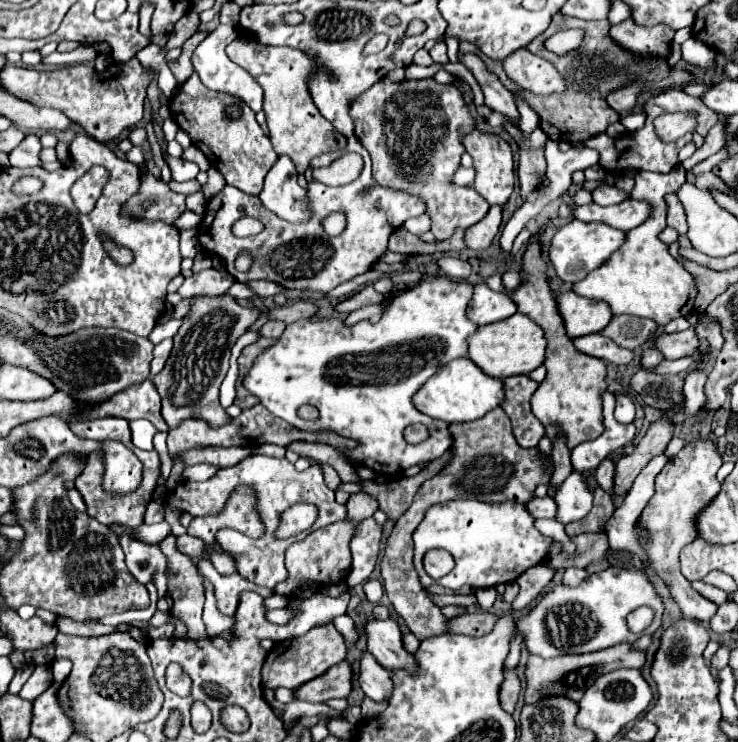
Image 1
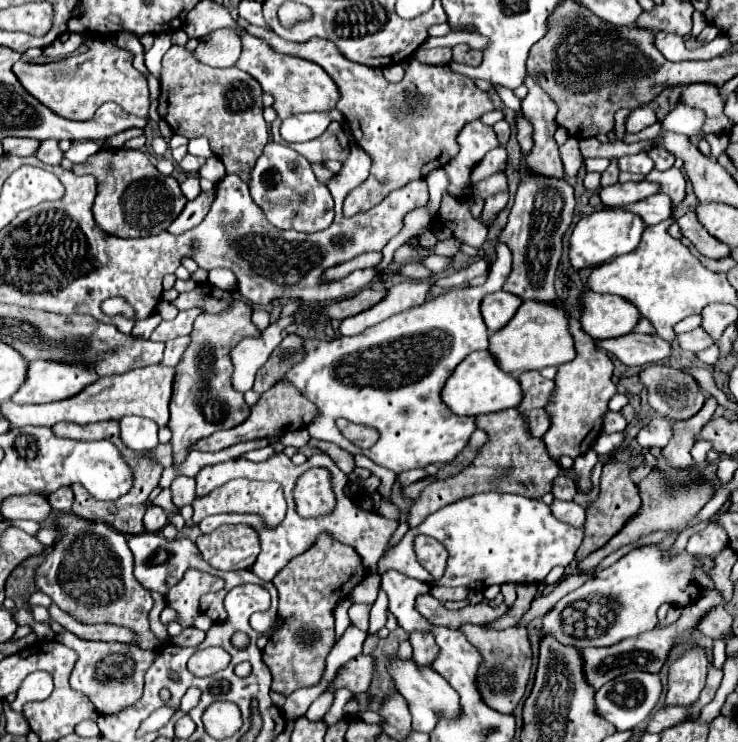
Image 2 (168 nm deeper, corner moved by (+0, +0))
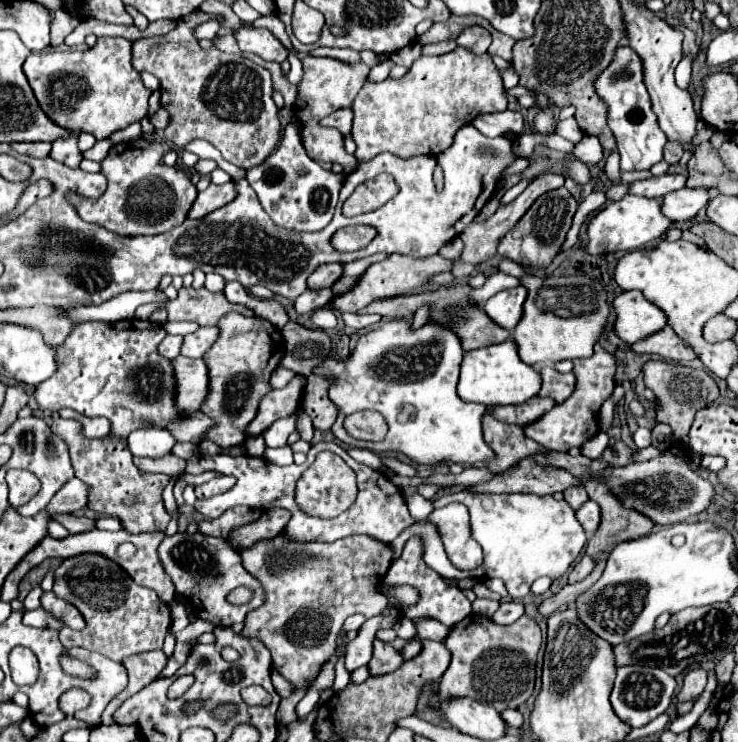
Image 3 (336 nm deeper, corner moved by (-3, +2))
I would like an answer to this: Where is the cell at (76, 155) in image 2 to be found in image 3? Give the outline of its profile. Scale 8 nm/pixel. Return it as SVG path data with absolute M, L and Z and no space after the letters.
M109 139L97 141L95 145L83 152L83 158L100 163L108 154L112 144Z

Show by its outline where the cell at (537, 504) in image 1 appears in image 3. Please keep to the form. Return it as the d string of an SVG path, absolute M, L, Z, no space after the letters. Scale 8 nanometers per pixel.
M589 500L585 502L579 510L577 510L577 520L581 522L581 526L585 528L587 536L595 534L595 530L599 528L599 522L601 522L601 508L597 502Z

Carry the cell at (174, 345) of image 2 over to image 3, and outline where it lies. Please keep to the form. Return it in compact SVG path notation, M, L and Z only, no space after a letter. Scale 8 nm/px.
M217 326L199 328L197 332L185 336L181 354L183 354L183 356L191 356L191 358L201 358L201 356L207 352L207 348L209 348L217 338L219 338L219 328L217 328Z

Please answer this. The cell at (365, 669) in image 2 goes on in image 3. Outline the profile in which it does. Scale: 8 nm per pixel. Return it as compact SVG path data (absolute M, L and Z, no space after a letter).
M375 640L373 642L373 658L369 662L371 674L379 676L379 674L389 674L393 670L397 670L403 664L403 656L399 650L395 650L391 644Z

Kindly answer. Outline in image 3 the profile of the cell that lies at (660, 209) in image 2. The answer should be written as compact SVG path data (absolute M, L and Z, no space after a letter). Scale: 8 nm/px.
M681 188L663 196L663 212L675 222L687 222L711 200L709 188Z

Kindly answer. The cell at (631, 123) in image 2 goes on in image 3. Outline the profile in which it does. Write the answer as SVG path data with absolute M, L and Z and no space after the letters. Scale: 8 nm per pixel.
M619 46L613 62L595 78L595 92L607 104L607 126L617 140L617 152L621 156L622 171L649 170L663 160L663 148L667 136L659 128L657 116L651 108L649 92L643 84L643 62L631 46Z

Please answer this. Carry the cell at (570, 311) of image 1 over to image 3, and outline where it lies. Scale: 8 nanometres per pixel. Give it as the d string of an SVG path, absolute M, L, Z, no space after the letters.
M639 290L623 292L613 300L617 322L615 332L627 344L635 344L667 326L667 316L651 304Z

